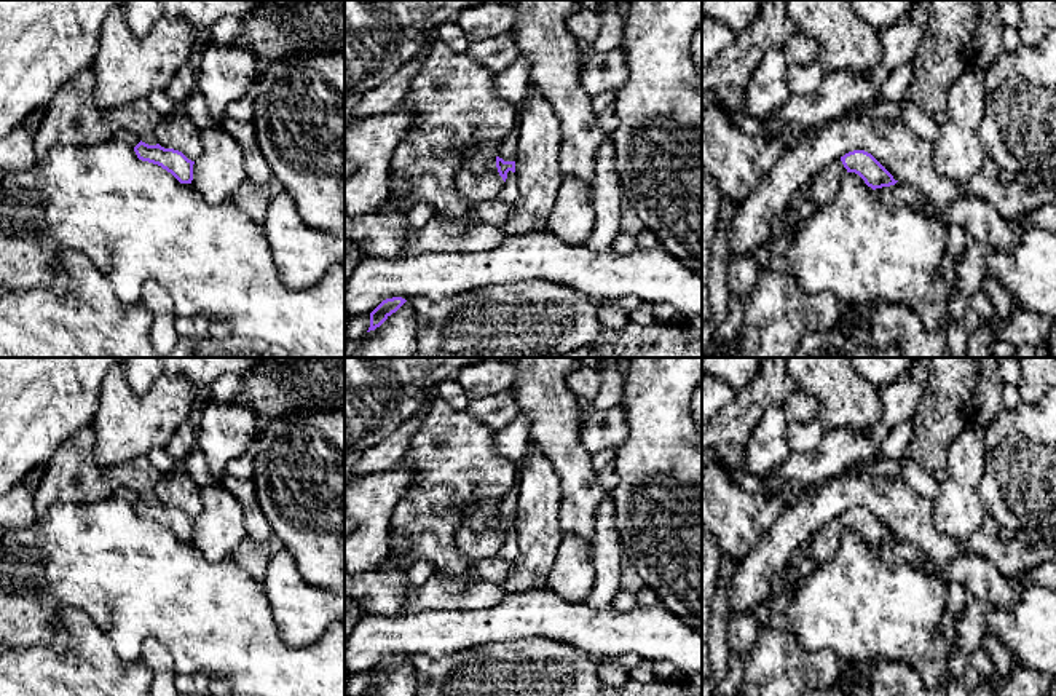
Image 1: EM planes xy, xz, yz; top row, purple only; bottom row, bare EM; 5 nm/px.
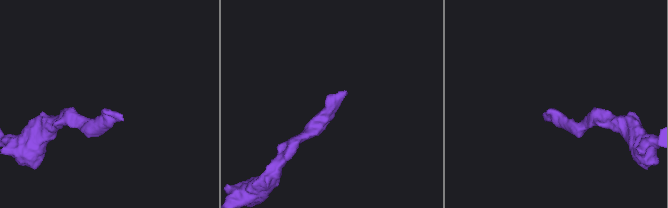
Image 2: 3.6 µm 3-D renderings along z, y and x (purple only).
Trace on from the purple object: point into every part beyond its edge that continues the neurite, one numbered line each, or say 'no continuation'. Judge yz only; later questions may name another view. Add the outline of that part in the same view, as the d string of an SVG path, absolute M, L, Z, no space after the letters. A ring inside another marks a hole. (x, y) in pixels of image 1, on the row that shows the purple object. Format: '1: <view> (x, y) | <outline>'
1: yz (825, 187) | M841 158L812 176L809 201L822 209L829 206L839 195L841 180L847 174Z

